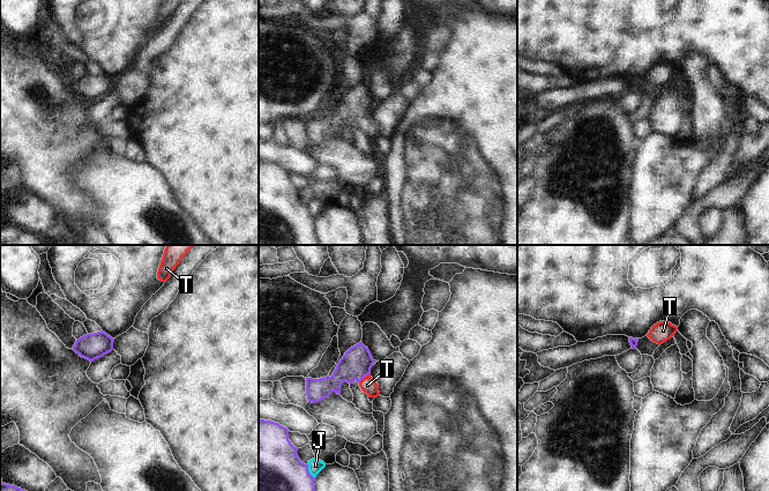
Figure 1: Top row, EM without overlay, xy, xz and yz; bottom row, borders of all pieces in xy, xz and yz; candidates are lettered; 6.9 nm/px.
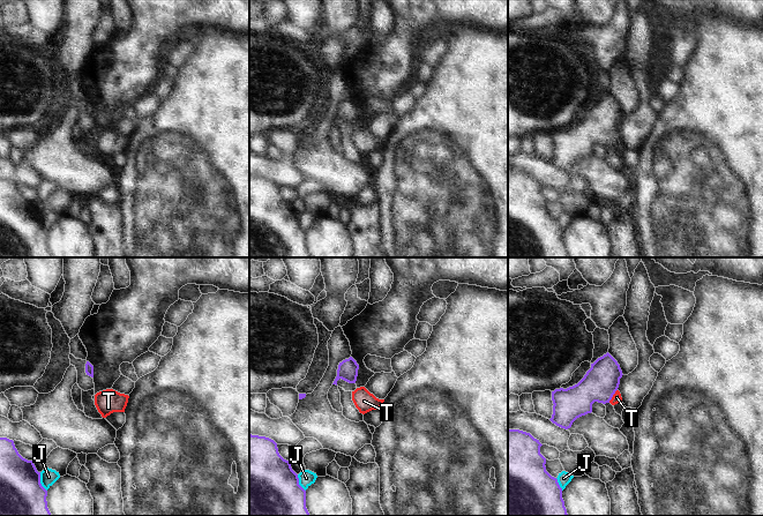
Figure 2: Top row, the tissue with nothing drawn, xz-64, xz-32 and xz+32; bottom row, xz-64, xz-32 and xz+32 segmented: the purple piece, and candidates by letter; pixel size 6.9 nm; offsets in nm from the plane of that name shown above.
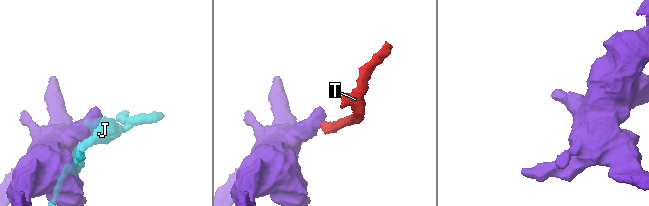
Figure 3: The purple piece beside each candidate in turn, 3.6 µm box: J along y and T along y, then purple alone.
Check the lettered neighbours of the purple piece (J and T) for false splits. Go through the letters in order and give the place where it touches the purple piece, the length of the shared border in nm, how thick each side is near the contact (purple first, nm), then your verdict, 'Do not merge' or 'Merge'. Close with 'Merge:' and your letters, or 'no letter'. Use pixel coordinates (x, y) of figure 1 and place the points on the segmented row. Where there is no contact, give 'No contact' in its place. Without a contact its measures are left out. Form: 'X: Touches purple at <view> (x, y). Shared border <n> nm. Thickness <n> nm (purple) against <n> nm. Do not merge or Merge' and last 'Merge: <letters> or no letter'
J: Touches purple at xz (308, 471). Shared border 120 nm. Thickness 360 nm (purple) against 100 nm. Do not merge
T: Touches purple at xz (364, 377). Shared border 100 nm. Thickness 220 nm (purple) against 110 nm. Merge
Merge: T.

